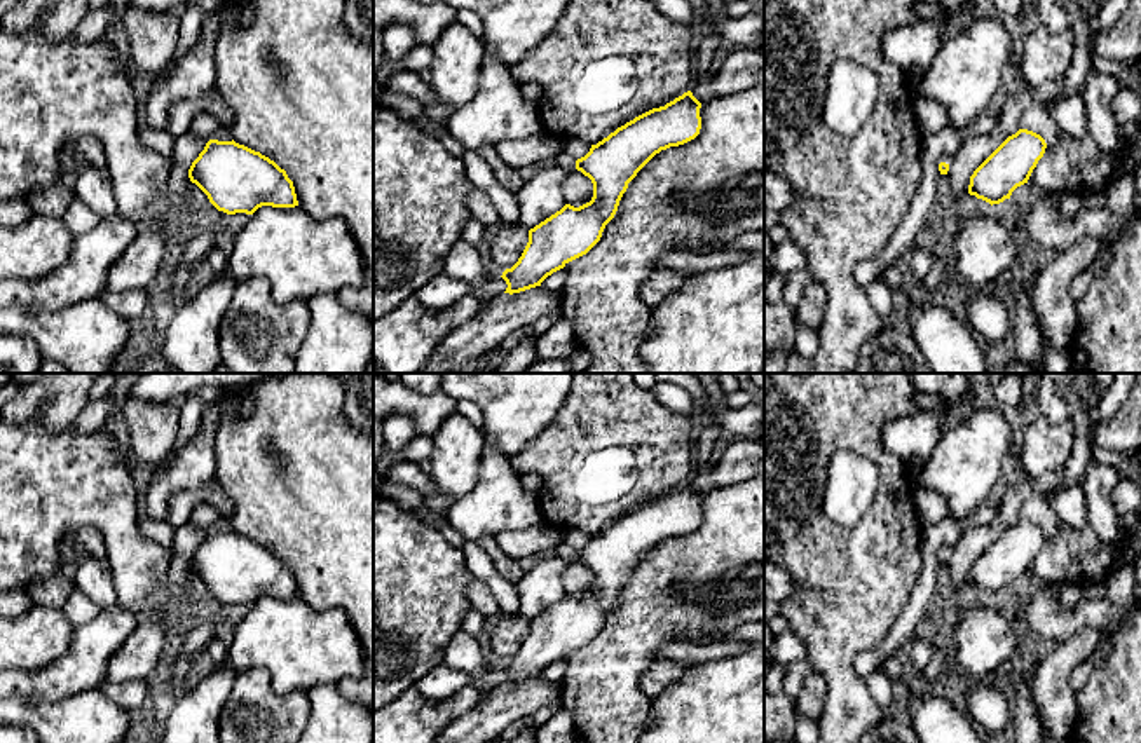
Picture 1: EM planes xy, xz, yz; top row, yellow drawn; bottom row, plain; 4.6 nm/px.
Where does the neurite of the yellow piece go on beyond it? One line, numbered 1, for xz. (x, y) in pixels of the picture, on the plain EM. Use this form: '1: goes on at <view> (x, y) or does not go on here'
1: goes on at xz (564, 552)

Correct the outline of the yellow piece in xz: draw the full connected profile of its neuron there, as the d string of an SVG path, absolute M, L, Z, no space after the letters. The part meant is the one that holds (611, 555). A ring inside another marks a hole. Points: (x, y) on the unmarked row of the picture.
M687 481L618 518L577 551L565 542L557 544L555 556L565 563L577 560L591 570L593 588L579 598L565 595L529 621L522 647L501 666L508 675L504 684L541 677L548 666L586 645L600 631L637 563L661 541L700 525L700 499L701 494Z

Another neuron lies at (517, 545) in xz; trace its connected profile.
M544 523L525 530L506 530L497 537L501 551L513 560L522 560L539 551L553 551L560 542L564 542L564 530Z

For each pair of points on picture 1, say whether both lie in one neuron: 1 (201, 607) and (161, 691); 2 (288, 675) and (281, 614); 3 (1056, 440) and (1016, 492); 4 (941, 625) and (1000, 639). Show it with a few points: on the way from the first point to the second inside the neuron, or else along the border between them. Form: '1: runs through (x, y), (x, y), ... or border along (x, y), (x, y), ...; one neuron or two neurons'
1: runs through (180, 628), (173, 637), (164, 670); one neuron
2: runs through (286, 660), (281, 630); one neuron
3: border along (1023, 473), (1028, 478); two neurons
4: border along (974, 600), (960, 614), (955, 628), (956, 668); two neurons

